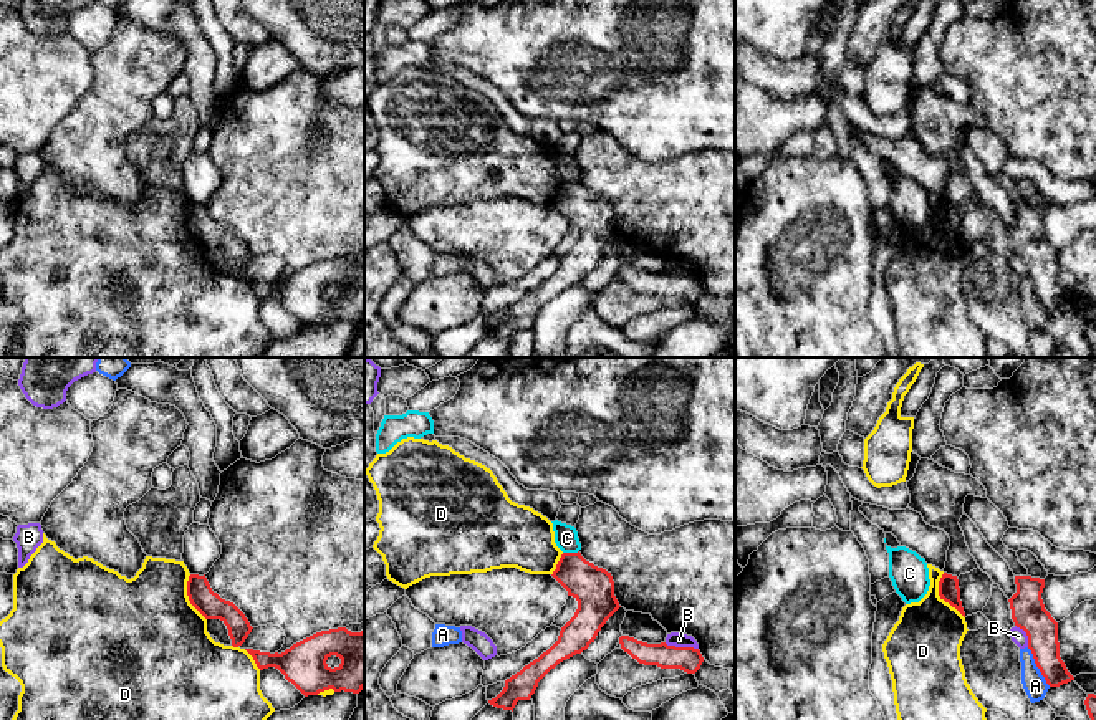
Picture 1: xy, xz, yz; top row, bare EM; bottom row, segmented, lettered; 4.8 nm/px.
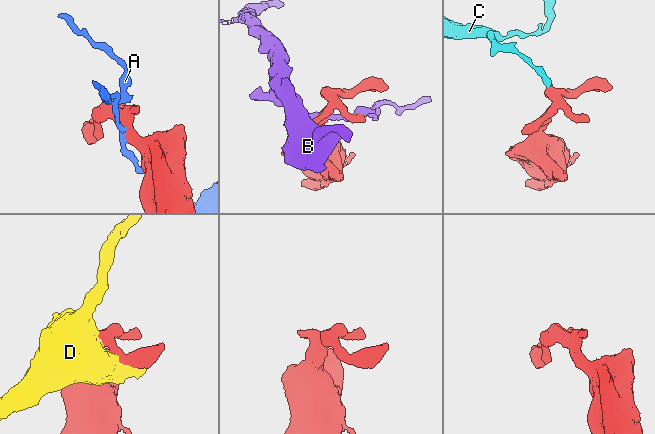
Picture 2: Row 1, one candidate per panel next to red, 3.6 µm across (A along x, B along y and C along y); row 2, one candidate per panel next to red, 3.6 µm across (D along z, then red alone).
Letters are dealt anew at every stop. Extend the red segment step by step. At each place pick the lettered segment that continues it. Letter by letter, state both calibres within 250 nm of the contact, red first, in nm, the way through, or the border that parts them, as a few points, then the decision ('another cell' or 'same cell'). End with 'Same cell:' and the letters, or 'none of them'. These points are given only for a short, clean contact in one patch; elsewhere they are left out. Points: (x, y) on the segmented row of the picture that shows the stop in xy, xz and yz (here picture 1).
A: 160/120 nm | another cell
B: 120/80 nm | another cell
C: 200/110 nm | along xz (578, 550), (563, 553) | another cell
D: 100/360 nm | another cell
Same cell: none of them

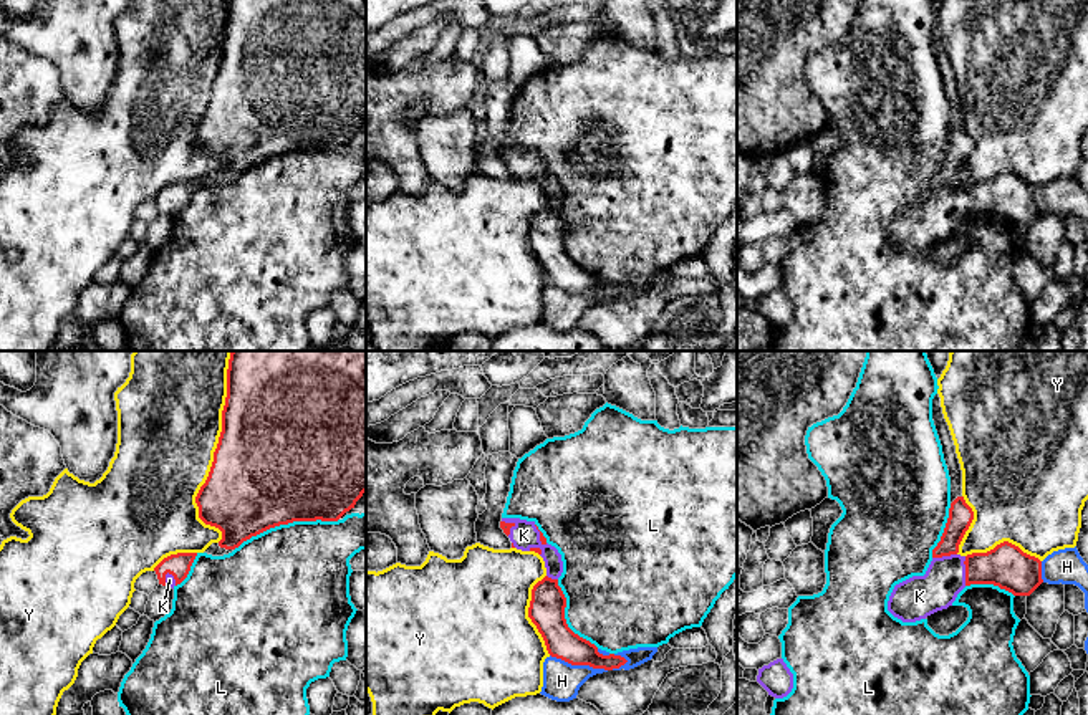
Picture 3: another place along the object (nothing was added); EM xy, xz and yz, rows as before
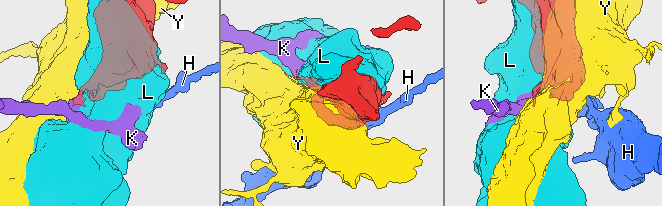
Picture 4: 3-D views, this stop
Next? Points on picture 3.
H: 160/190 nm | another cell
K: 220/200 nm | same cell
L: 500/500 nm | another cell
Y: 500/480 nm | another cell
Same cell: K

